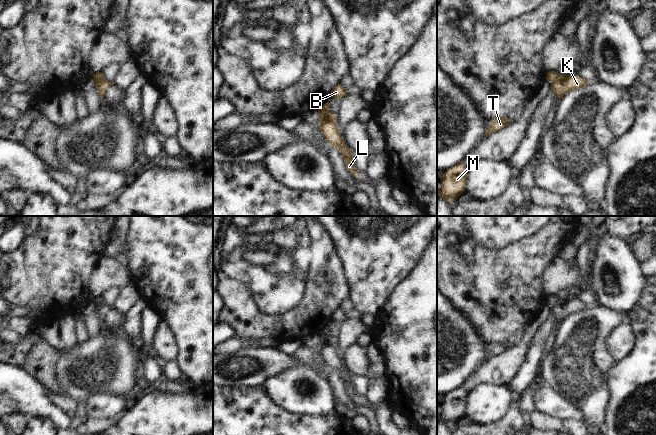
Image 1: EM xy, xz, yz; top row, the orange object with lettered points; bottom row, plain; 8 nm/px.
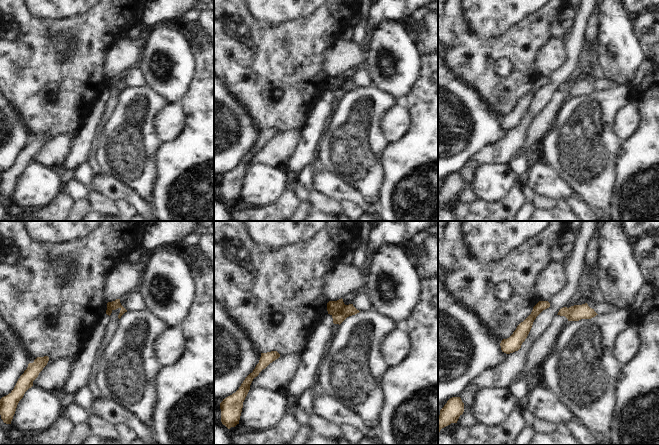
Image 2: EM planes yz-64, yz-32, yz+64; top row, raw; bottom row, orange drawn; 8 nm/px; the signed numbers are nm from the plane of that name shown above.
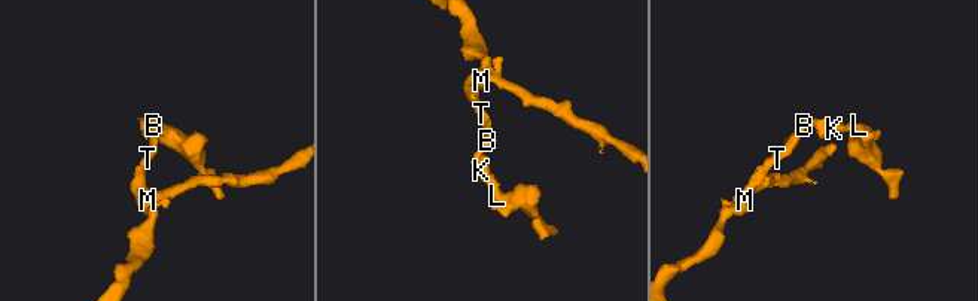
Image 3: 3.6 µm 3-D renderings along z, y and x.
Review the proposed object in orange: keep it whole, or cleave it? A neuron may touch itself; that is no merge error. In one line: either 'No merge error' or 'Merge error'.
Merge error.

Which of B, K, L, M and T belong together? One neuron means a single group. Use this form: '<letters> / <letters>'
B M T / K L

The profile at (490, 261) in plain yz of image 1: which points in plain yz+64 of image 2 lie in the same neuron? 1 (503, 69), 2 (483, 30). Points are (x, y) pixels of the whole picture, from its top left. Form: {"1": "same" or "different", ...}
{"1": "different", "2": "different"}

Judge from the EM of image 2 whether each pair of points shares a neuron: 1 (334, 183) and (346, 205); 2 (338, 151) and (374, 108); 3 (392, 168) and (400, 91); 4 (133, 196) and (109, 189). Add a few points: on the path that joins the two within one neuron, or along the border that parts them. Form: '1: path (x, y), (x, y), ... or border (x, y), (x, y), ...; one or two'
1: border (340, 202), (350, 199), (364, 210); two
2: path (349, 140), (355, 134), (355, 127), (363, 119); one
3: border (416, 81), (403, 101); two
4: path (127, 194), (115, 192); one

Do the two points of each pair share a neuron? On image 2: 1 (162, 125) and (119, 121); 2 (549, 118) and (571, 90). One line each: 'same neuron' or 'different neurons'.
1: different neurons
2: same neuron

